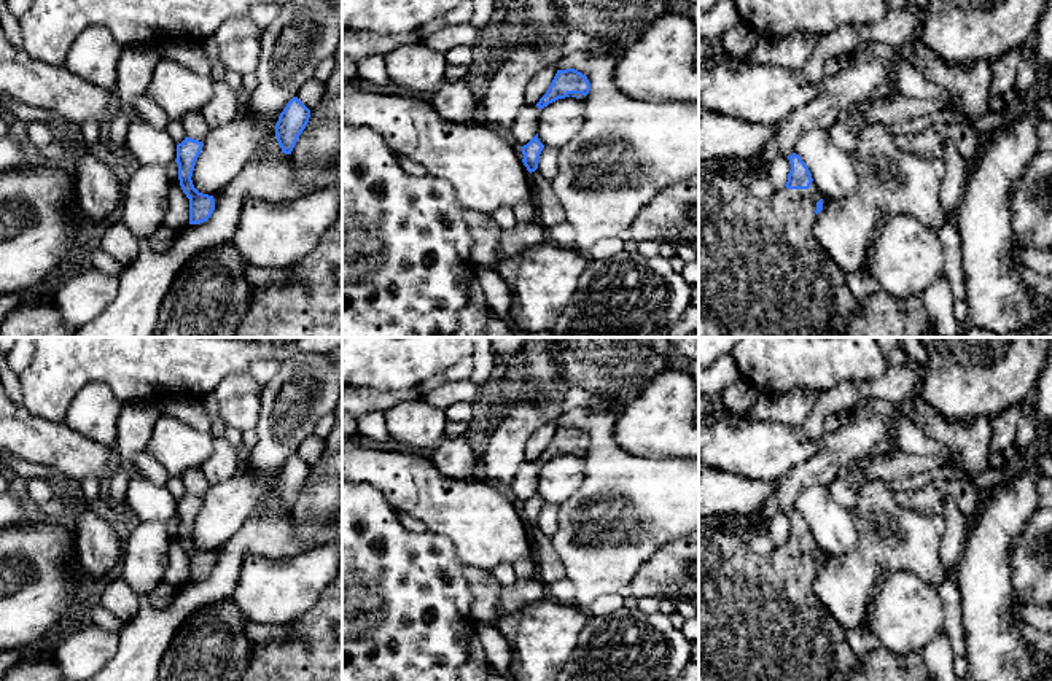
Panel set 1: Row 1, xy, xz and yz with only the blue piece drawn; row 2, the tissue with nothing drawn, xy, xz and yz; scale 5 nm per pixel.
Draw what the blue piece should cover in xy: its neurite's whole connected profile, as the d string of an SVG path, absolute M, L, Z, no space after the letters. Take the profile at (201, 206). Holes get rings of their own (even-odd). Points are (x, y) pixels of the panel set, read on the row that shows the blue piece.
M186 137L177 145L178 180L183 193L189 199L189 224L207 221L215 210L213 196L199 193L193 185L193 170L204 143Z

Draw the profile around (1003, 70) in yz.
M1012 48L992 64L990 97L1007 97L1012 94L1020 60L1022 48Z

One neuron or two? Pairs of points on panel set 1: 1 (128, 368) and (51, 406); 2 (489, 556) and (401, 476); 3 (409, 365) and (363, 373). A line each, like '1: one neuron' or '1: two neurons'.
1: one neuron
2: one neuron
3: one neuron

